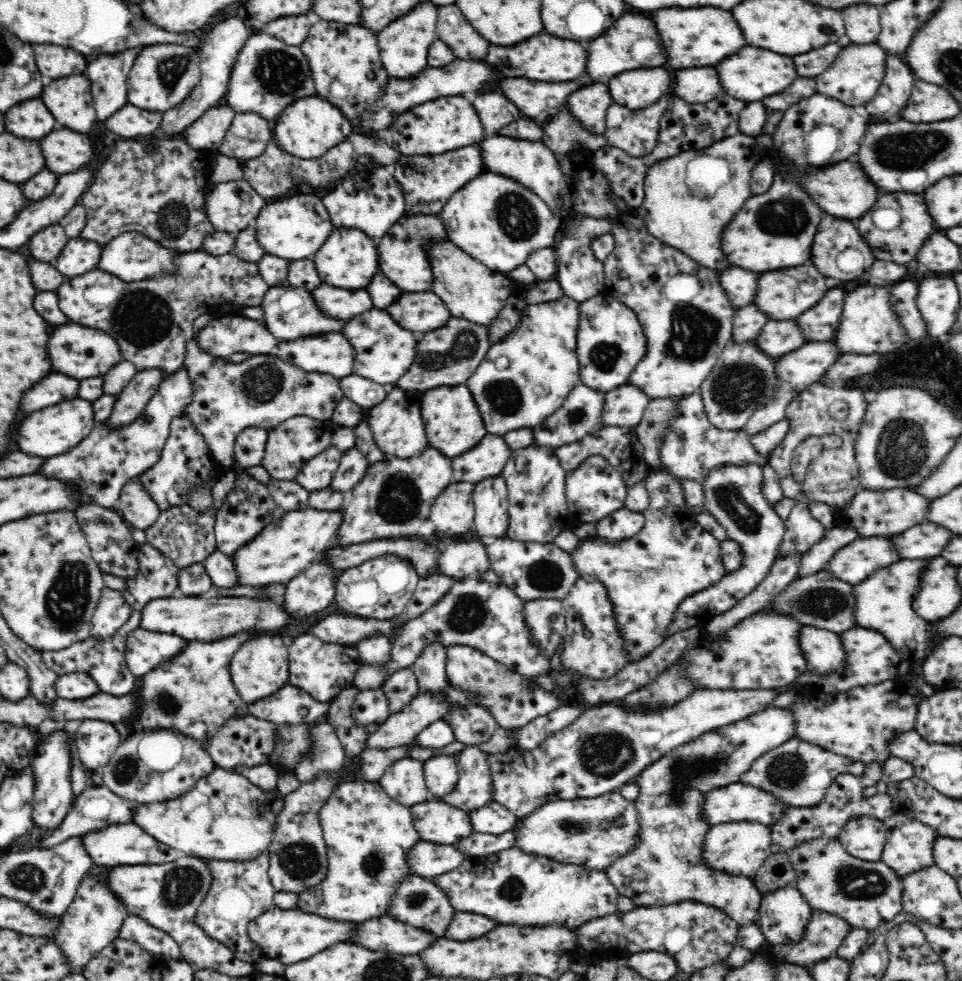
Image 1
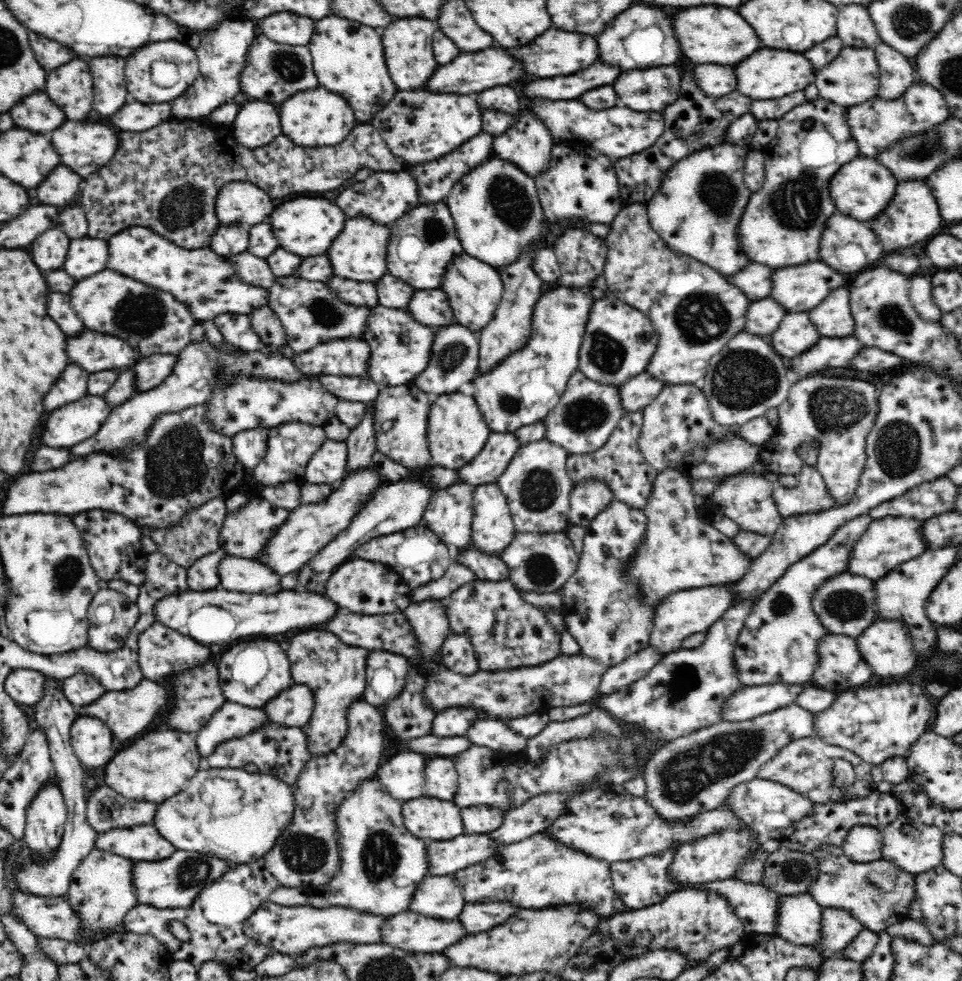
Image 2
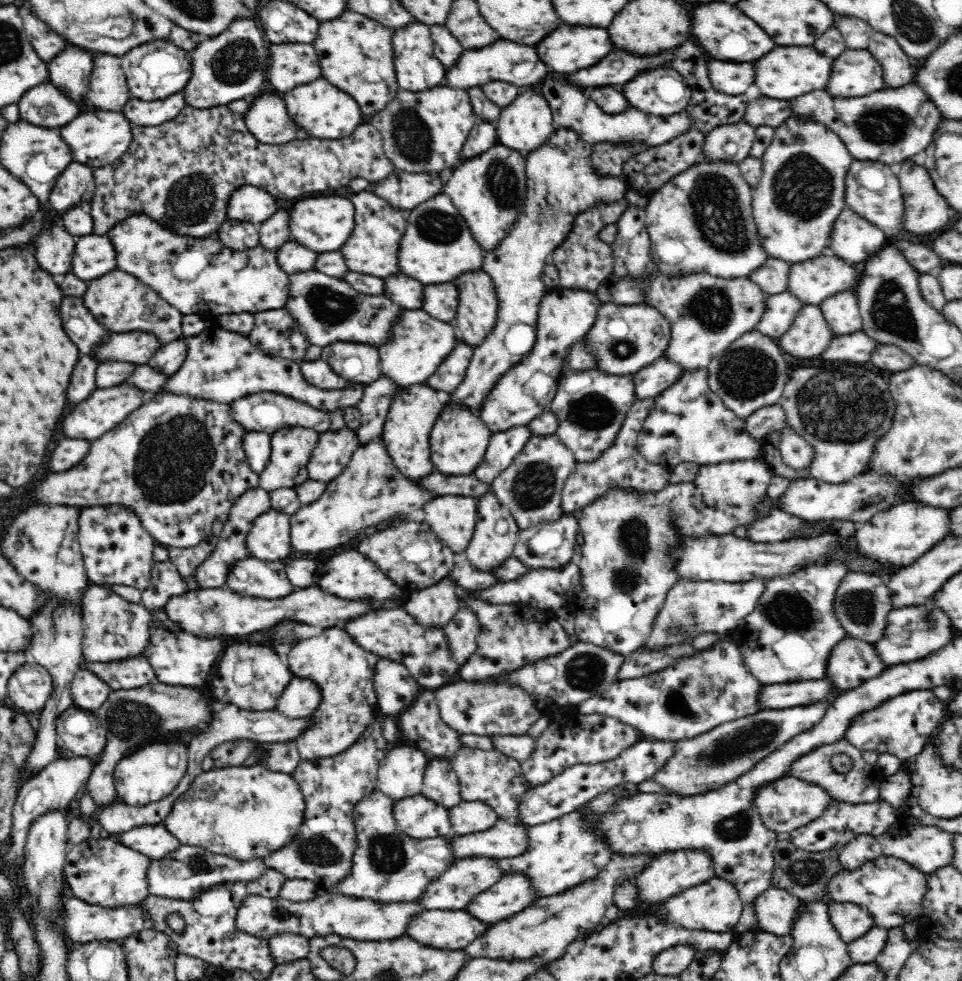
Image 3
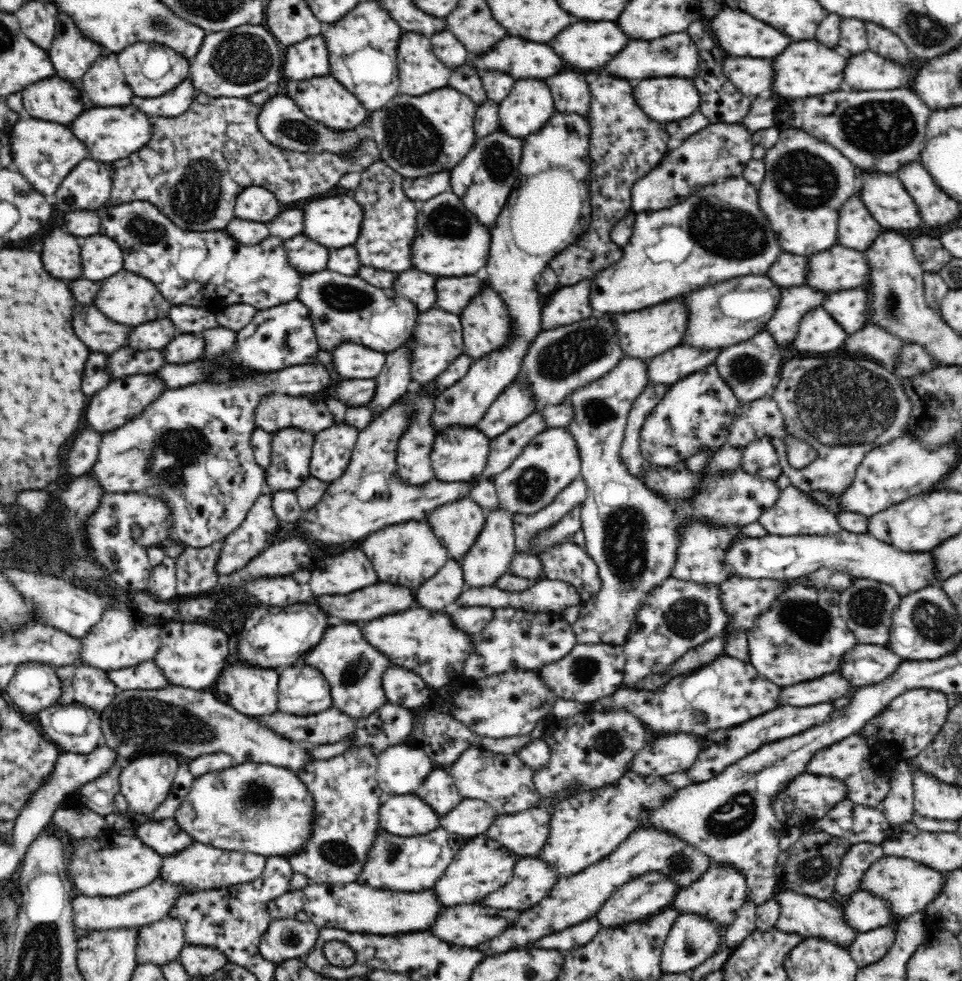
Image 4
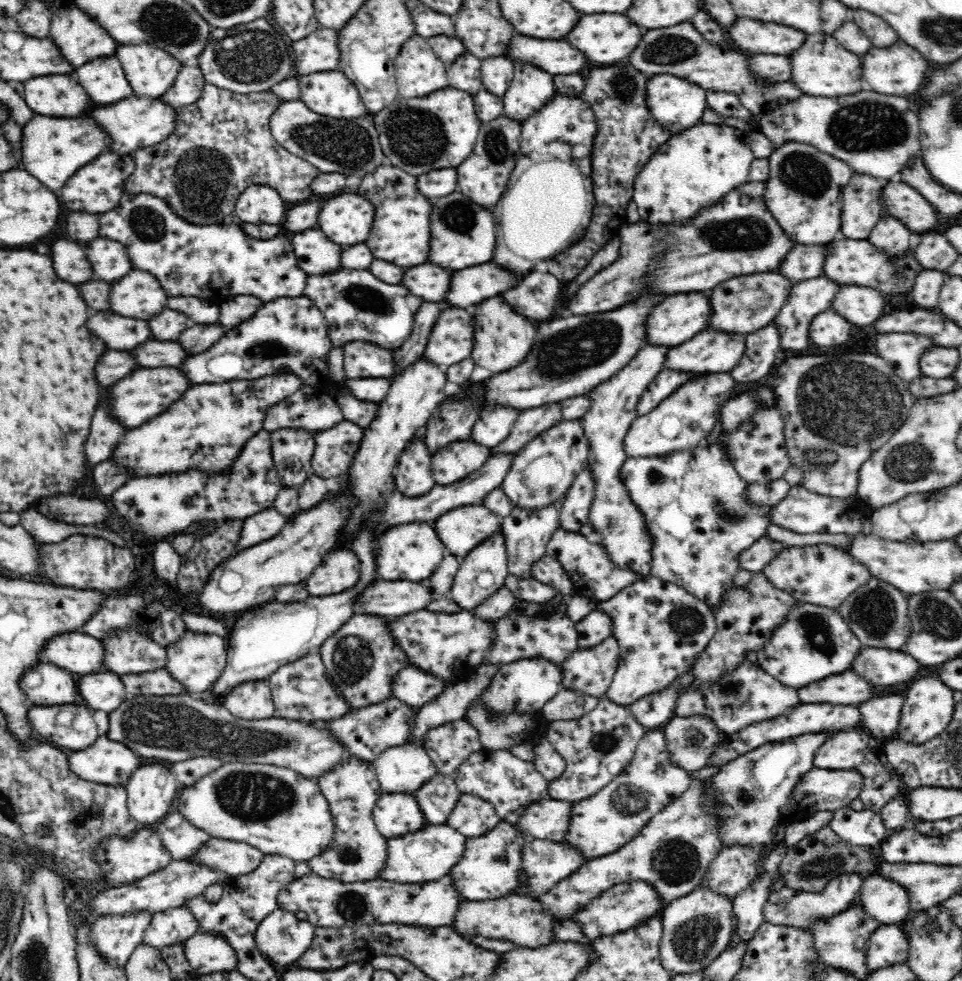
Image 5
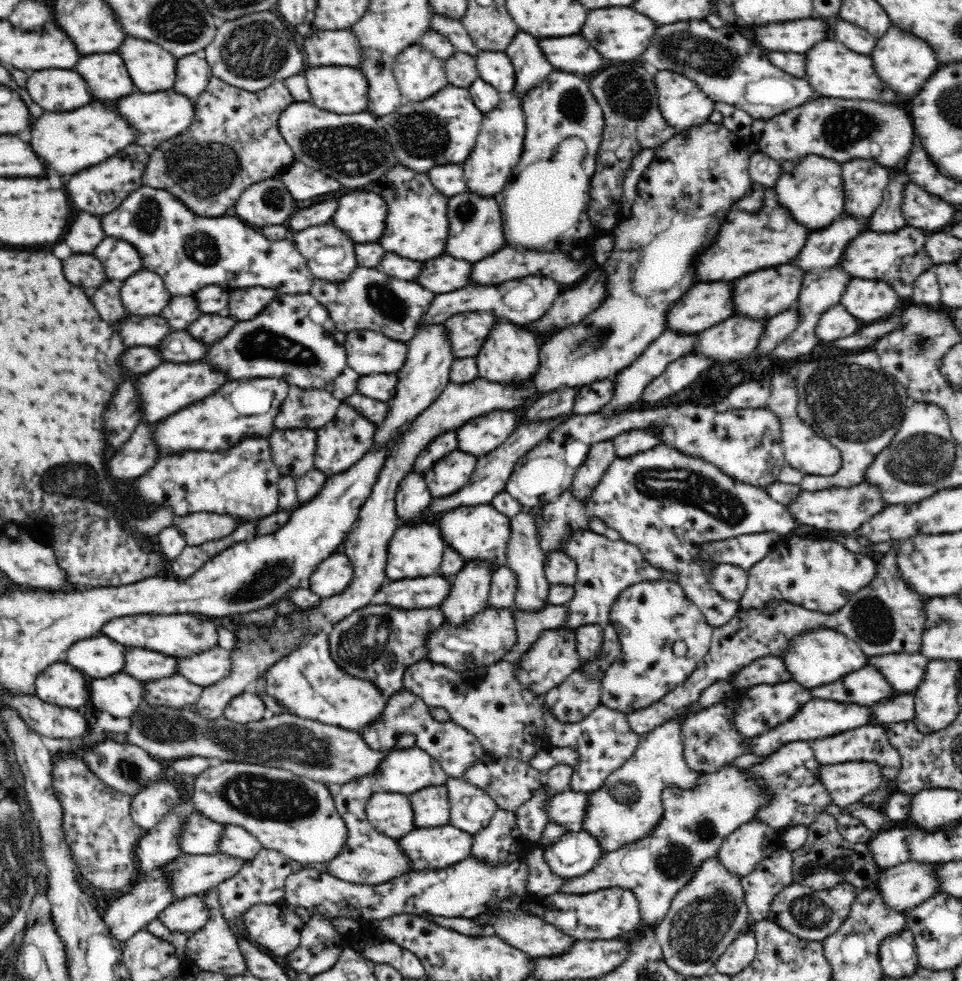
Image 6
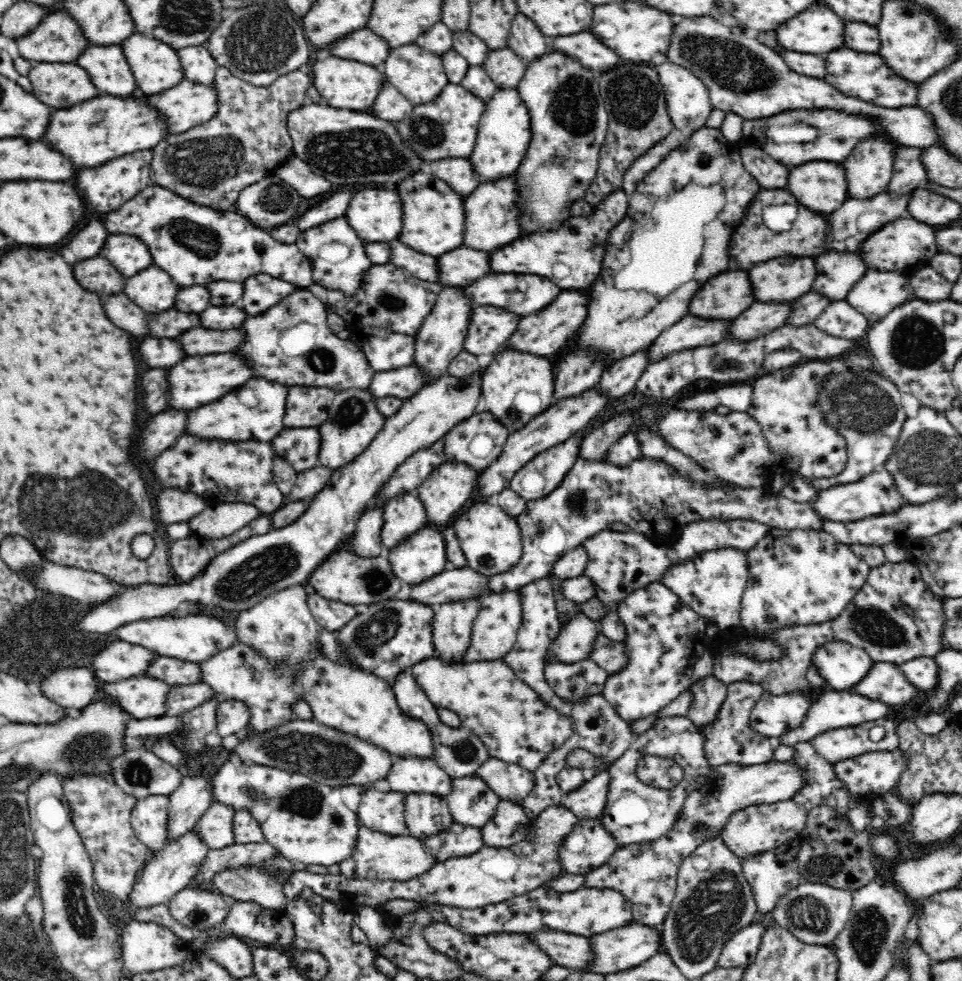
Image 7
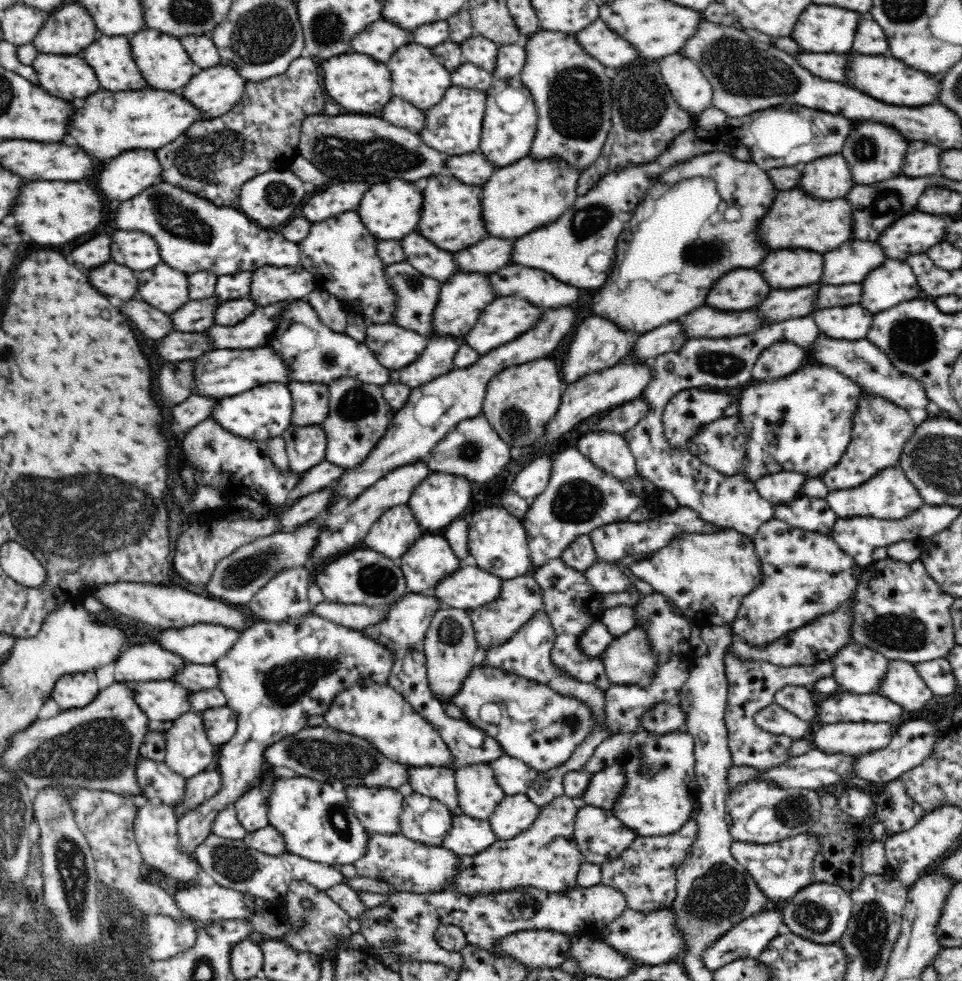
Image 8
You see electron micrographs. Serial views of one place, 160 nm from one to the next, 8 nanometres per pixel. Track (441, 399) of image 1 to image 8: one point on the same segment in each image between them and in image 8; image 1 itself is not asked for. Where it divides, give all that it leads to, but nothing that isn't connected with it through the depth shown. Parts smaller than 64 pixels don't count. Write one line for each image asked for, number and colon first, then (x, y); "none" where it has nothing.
2: (456, 432)
3: (459, 439)
4: (459, 454)
5: (453, 462)
6: (452, 472)
7: (444, 493)
8: (440, 498)

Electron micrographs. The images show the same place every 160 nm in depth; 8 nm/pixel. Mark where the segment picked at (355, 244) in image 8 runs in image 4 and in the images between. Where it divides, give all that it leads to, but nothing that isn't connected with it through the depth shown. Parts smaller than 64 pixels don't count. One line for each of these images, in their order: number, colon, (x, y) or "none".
4: (306, 256)
5: (316, 255)
6: (330, 255)
7: (336, 252)

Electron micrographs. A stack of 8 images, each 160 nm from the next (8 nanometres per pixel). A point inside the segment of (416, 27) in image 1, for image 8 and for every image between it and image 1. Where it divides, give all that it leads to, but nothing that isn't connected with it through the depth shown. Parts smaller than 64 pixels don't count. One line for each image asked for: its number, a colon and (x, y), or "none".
2: (407, 42)
3: (415, 64)
4: (420, 70)
5: (418, 70)
6: (419, 74)
7: (419, 75)
8: (418, 76)

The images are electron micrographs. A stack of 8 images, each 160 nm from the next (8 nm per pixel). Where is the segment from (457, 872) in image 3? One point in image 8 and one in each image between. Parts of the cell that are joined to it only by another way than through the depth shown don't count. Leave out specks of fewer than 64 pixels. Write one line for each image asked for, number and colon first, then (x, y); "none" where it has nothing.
4: (481, 866)
5: (489, 869)
6: (496, 845)
7: (509, 824)
8: (515, 813)

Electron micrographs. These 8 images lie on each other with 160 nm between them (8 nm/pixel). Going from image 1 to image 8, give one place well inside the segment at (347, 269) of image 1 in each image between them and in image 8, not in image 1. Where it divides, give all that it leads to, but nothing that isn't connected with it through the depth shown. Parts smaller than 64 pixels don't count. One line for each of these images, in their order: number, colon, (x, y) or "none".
2: (359, 254)
3: (372, 248)
4: (388, 226)
5: (400, 234)
6: (417, 227)
7: (433, 215)
8: (450, 217)

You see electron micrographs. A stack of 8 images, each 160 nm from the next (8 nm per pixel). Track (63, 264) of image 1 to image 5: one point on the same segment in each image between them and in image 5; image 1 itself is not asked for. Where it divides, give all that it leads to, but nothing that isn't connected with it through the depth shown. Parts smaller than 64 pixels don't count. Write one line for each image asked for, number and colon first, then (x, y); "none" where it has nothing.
2: (87, 255)
3: (94, 257)
4: (102, 257)
5: (109, 260)

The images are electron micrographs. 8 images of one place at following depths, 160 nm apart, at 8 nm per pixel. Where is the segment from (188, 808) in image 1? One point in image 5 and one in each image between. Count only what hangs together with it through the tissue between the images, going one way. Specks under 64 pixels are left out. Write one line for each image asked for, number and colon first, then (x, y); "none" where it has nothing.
2: (262, 805)
3: (247, 813)
4: (262, 809)
5: (275, 809)

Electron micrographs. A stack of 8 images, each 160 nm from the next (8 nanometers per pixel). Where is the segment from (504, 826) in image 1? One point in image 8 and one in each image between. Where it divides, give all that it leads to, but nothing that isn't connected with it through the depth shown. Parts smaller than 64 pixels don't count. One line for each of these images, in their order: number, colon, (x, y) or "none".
2: (478, 820)
3: (468, 817)
4: (472, 817)
5: (472, 816)
6: (471, 808)
7: (472, 803)
8: (478, 794)

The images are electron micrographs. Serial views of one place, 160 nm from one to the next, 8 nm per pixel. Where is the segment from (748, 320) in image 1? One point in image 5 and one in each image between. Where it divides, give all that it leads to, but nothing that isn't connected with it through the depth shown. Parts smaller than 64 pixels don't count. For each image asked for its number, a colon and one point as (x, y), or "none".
2: (763, 316)
3: (781, 309)
4: (796, 301)
5: (807, 298)

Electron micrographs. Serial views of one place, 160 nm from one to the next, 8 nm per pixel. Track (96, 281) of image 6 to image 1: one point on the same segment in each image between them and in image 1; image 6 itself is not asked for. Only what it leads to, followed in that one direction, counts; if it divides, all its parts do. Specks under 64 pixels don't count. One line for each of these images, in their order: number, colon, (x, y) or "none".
1: (45, 245)
2: (48, 250)
3: (54, 252)
4: (60, 252)
5: (70, 263)

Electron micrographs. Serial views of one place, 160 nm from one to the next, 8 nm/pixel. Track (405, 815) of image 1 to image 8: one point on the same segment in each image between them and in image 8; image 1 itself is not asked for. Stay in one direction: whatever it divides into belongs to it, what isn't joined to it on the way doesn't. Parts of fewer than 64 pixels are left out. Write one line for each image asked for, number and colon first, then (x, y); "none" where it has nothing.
2: (382, 862)
3: (388, 866)
4: (396, 863)
5: (428, 854)
6: (431, 849)
7: (457, 841)
8: (467, 837)

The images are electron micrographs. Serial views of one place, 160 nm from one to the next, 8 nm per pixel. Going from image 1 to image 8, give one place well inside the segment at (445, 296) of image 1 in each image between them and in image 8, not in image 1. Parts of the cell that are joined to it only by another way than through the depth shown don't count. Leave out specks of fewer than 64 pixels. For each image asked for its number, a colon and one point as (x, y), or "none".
2: (475, 288)
3: (477, 308)
4: (485, 321)
5: (502, 337)
6: (509, 354)
7: (516, 386)
8: (518, 401)

